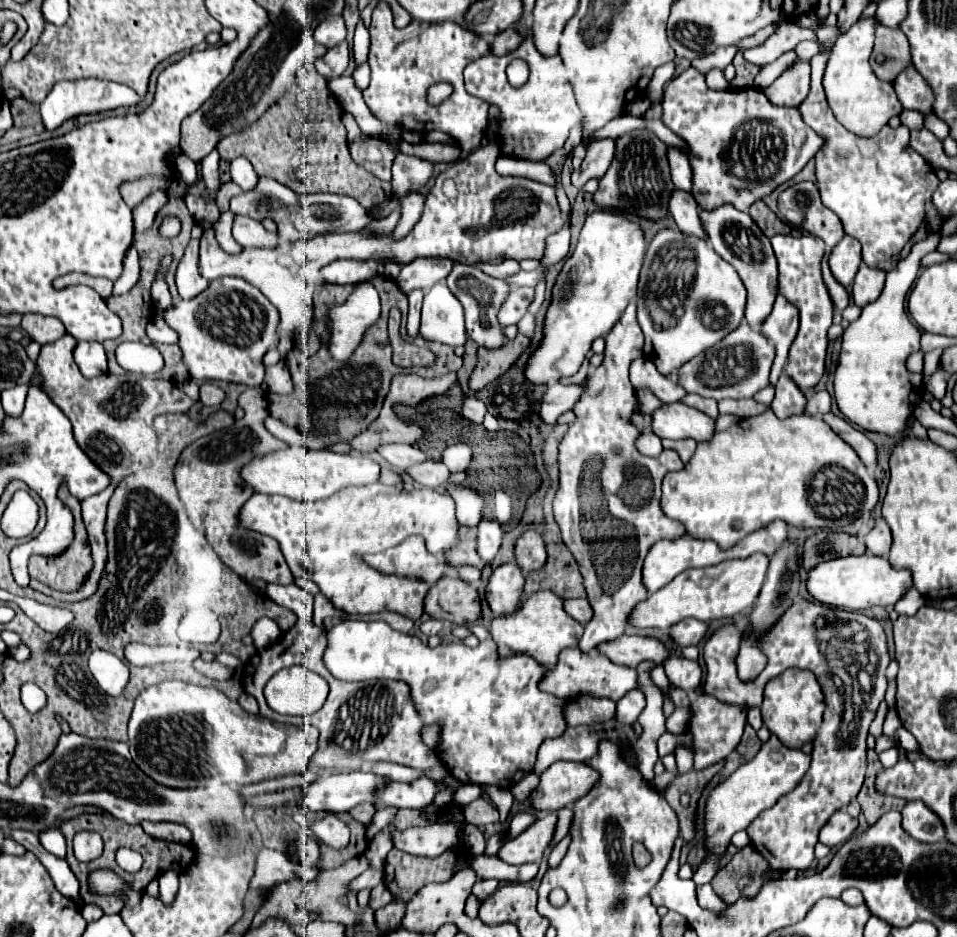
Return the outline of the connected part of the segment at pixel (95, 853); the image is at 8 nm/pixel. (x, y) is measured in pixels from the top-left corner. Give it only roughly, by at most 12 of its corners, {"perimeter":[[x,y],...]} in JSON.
{"perimeter":[[79,831],[73,851],[79,861],[93,861],[103,853],[97,831]]}

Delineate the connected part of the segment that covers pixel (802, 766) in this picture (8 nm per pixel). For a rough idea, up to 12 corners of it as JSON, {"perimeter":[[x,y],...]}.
{"perimeter":[[771,735],[707,797],[705,857],[695,885],[719,871],[729,841],[809,769]]}

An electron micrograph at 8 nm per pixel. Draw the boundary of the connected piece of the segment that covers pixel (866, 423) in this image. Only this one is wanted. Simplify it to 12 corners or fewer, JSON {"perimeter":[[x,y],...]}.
{"perimeter":[[941,231],[913,245],[843,331],[833,389],[865,431],[901,435],[923,377],[905,295]]}

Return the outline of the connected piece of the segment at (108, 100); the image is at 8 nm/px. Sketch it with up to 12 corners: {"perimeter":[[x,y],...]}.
{"perimeter":[[59,81],[41,103],[45,131],[79,115],[135,107],[121,83]]}

